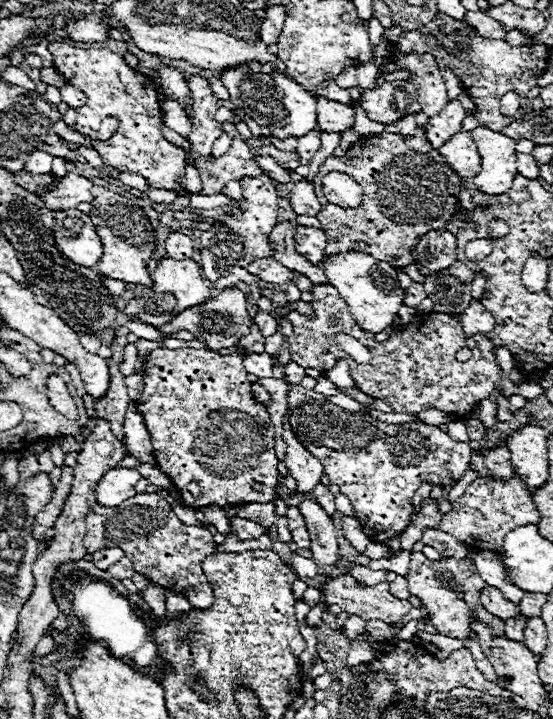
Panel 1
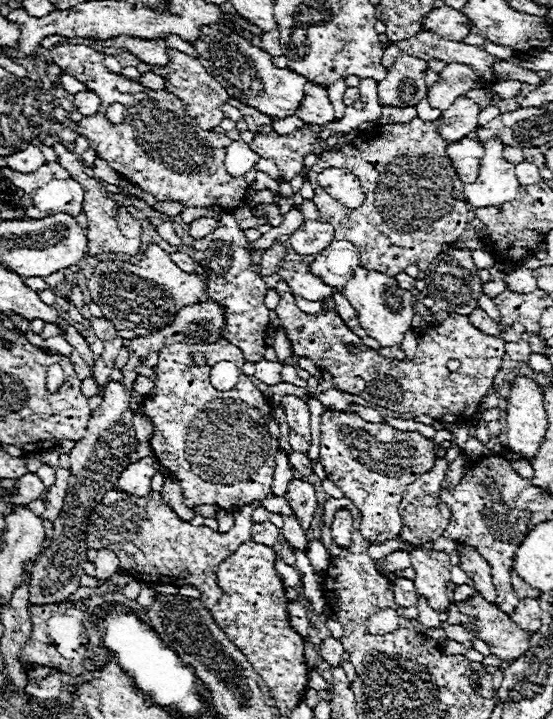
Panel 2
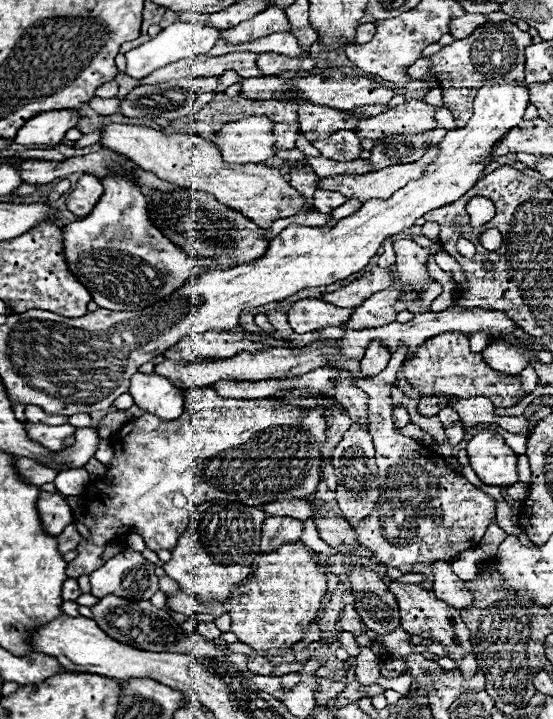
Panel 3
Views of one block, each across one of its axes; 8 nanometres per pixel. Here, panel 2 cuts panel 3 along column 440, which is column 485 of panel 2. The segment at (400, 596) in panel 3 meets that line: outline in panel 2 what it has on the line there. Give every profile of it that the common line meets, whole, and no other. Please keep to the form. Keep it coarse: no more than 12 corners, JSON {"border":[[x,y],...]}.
{"border":[[456,586],[466,630],[494,656],[514,662],[530,634],[472,586]]}

